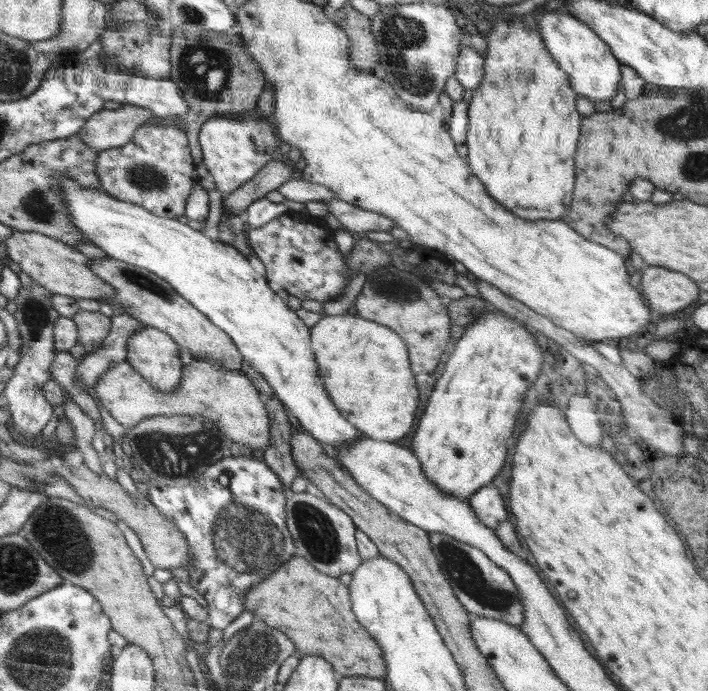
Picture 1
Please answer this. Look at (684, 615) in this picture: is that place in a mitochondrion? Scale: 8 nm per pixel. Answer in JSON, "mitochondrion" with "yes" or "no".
{"mitochondrion":"no"}

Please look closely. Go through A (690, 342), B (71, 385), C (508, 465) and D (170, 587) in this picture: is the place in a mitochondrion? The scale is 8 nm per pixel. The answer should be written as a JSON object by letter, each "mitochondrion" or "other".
{"A":"other","B":"other","C":"other","D":"other"}

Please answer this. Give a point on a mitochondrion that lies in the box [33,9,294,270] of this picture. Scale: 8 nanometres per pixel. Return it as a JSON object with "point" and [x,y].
{"point":[204,70]}

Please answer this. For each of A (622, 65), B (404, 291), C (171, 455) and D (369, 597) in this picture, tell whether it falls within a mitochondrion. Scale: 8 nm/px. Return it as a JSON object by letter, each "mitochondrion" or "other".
{"A":"other","B":"mitochondrion","C":"mitochondrion","D":"other"}

